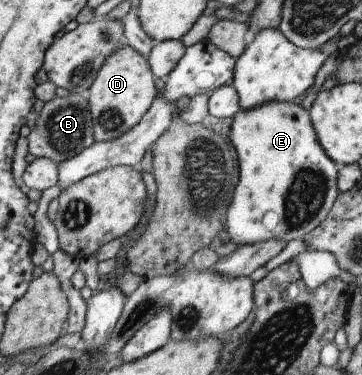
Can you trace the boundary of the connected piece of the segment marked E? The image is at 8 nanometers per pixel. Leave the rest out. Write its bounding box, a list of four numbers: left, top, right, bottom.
[226,101,339,246]

